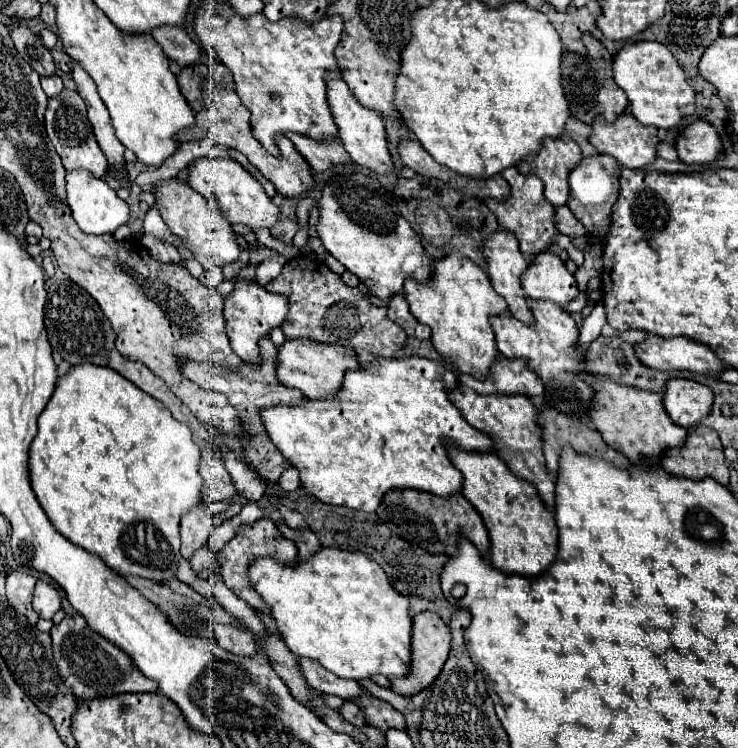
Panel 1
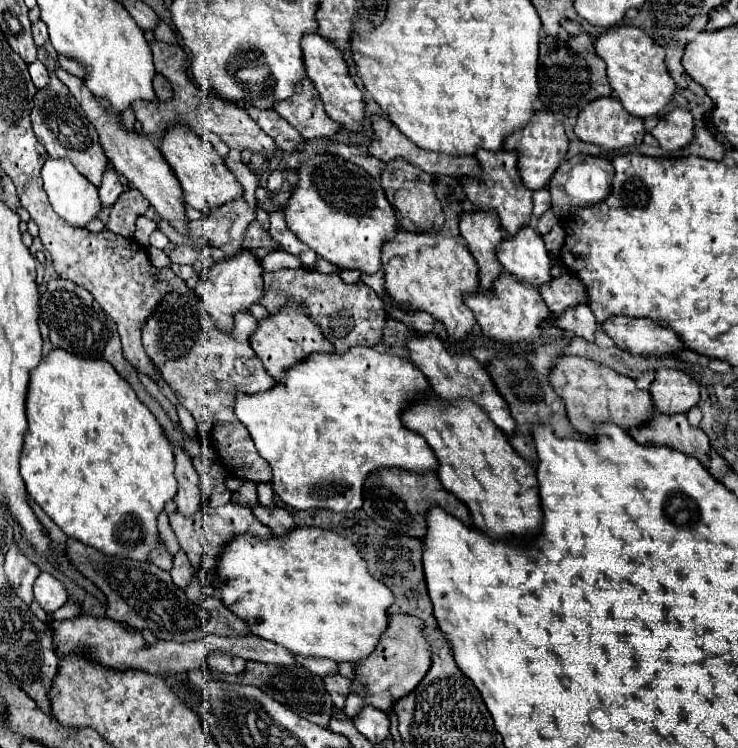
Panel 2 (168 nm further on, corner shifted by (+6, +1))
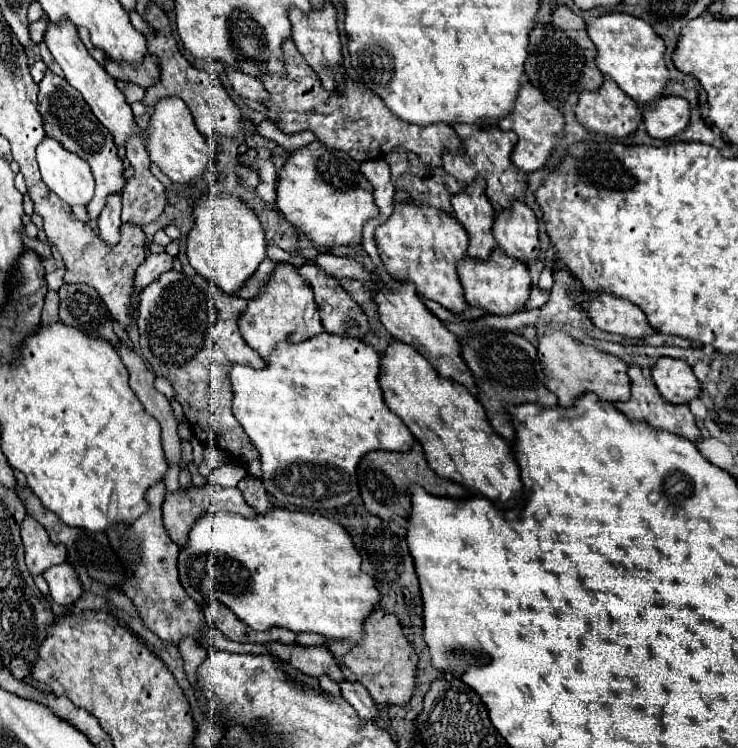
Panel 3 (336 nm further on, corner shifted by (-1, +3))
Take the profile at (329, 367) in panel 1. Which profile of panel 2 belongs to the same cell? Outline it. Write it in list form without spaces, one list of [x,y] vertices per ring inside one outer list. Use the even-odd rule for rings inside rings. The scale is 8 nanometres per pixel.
[[[285,306],[281,312],[269,314],[267,318],[259,320],[259,326],[257,326],[253,338],[249,338],[249,342],[251,342],[251,348],[255,350],[257,358],[263,362],[263,366],[275,380],[283,378],[283,374],[289,366],[293,366],[295,362],[301,362],[301,358],[307,358],[313,352],[333,352],[333,344],[329,344],[329,340],[325,340],[325,336],[321,334],[321,328],[309,318],[309,314],[303,306],[299,306],[299,308]]]

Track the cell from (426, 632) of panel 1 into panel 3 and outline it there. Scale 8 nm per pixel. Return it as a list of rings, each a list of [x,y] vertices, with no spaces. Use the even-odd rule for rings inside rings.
[[[378,608],[366,620],[364,640],[360,640],[360,644],[340,644],[340,640],[328,640],[328,648],[340,662],[346,680],[362,684],[376,704],[404,706],[410,702],[416,690],[416,664],[418,664],[414,646],[404,636],[406,634],[400,620],[392,616],[388,610]]]

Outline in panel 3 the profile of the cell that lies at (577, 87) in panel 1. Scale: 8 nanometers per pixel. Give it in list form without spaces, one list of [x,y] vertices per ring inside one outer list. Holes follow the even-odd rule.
[[[558,6],[552,14],[552,26],[530,32],[530,56],[526,60],[526,76],[554,108],[574,108],[580,92],[596,92],[604,76],[596,66],[596,48],[586,32],[586,22],[566,6]]]

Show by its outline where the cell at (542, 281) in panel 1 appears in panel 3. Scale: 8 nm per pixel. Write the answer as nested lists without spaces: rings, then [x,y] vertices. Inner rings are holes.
[[[512,204],[512,212],[500,212],[494,220],[494,238],[502,252],[528,262],[538,260],[538,218],[526,204]]]

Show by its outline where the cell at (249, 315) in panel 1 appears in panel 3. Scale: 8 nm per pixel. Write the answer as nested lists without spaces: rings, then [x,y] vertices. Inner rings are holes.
[[[207,192],[194,200],[196,226],[188,232],[188,260],[192,268],[214,282],[224,294],[238,294],[266,258],[264,230],[256,214],[234,194]]]

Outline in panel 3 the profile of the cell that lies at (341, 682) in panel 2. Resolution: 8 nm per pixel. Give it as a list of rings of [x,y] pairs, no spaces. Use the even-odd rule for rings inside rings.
[[[270,644],[270,650],[278,654],[278,658],[296,664],[302,672],[310,672],[310,676],[330,676],[334,682],[342,684],[344,674],[332,652],[324,646],[284,646],[284,644]]]

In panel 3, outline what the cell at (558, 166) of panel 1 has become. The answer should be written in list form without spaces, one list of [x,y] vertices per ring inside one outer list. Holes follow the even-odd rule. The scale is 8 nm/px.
[[[522,84],[520,96],[516,100],[514,112],[510,112],[504,120],[500,120],[502,130],[512,130],[518,134],[518,144],[512,152],[512,162],[526,174],[542,170],[544,164],[548,162],[552,150],[562,142],[564,138],[564,116],[560,110],[552,108],[544,96],[532,86],[532,84]]]

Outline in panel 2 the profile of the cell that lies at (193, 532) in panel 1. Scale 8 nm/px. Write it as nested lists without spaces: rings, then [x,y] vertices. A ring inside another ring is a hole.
[[[169,440],[175,452],[175,478],[179,482],[179,490],[175,496],[177,510],[185,516],[191,516],[201,506],[201,488],[199,488],[199,474],[195,472],[191,458],[173,442]]]

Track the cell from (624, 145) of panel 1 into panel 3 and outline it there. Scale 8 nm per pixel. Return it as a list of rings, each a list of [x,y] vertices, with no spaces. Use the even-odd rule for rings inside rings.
[[[606,80],[598,92],[582,92],[574,108],[580,124],[590,132],[602,132],[614,138],[626,138],[642,122],[642,110],[612,80]]]

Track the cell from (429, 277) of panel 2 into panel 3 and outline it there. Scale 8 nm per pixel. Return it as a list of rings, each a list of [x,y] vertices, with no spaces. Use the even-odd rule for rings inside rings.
[[[394,202],[394,214],[376,228],[376,244],[394,282],[412,282],[416,292],[448,308],[452,314],[462,314],[466,304],[456,264],[468,258],[468,236],[464,226],[432,206]]]

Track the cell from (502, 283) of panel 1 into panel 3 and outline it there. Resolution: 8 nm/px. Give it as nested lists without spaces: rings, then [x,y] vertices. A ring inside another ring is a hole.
[[[476,180],[472,188],[456,194],[452,198],[452,208],[456,218],[468,232],[468,254],[474,260],[488,260],[496,242],[492,236],[494,208],[486,196],[486,184],[482,180]]]

